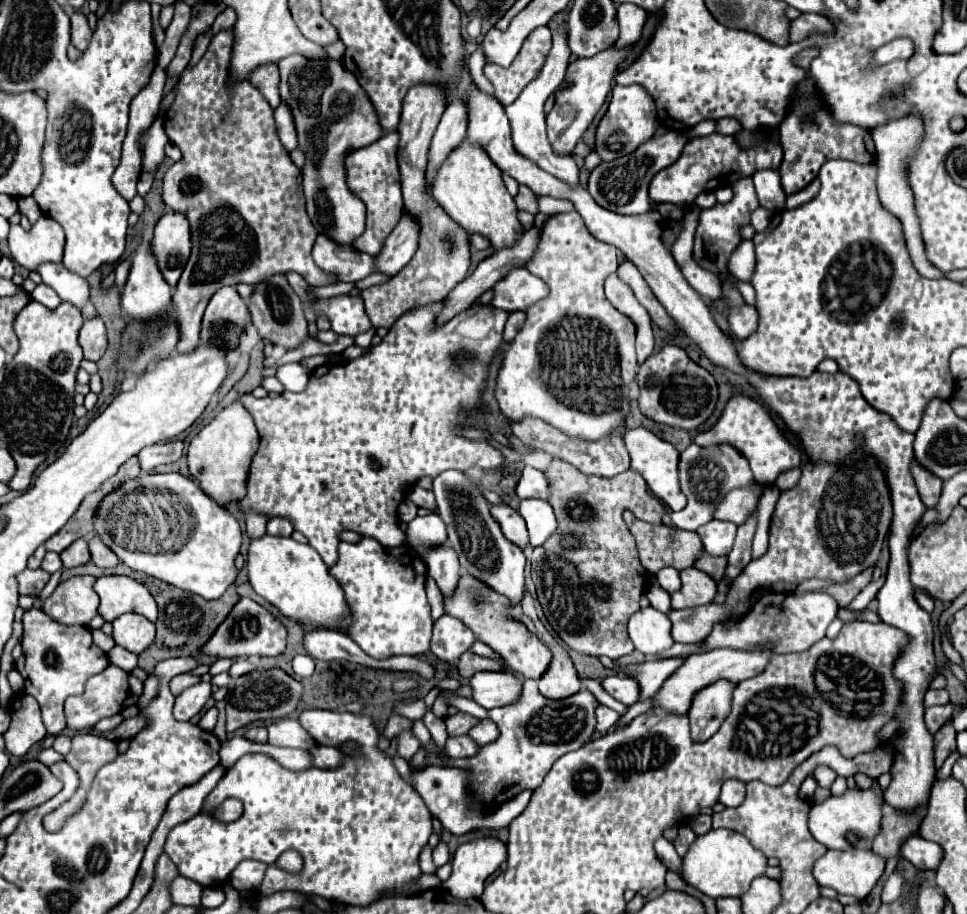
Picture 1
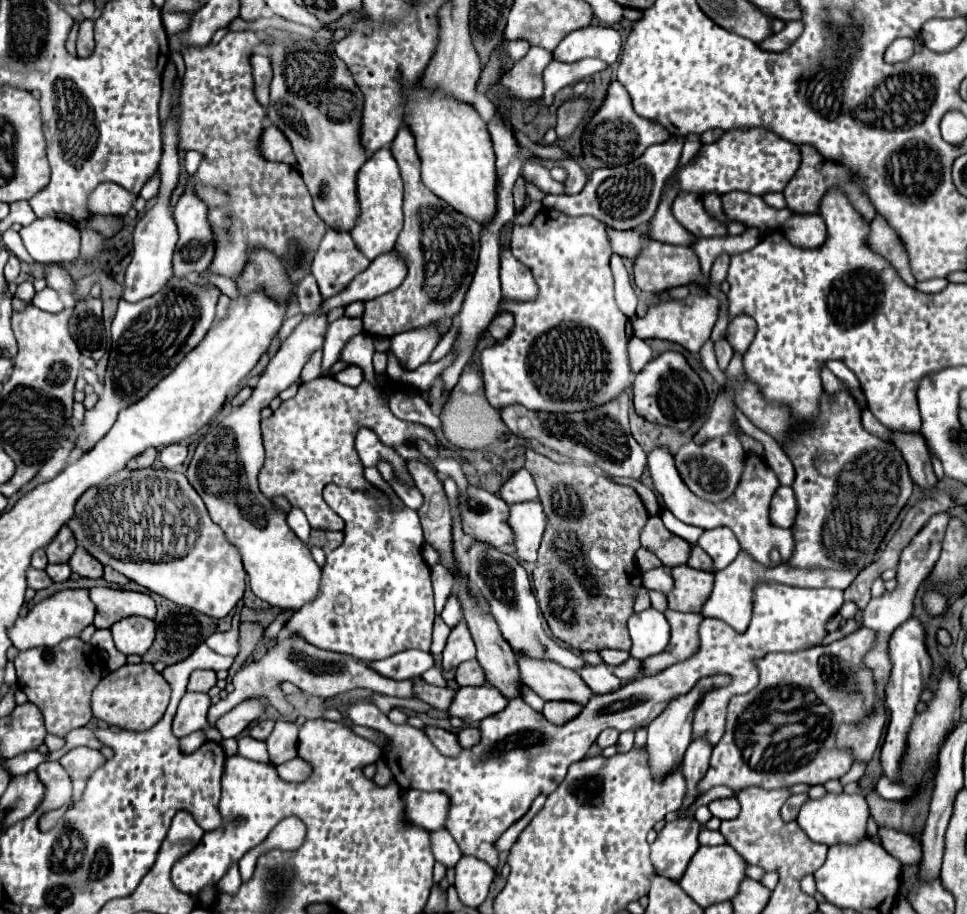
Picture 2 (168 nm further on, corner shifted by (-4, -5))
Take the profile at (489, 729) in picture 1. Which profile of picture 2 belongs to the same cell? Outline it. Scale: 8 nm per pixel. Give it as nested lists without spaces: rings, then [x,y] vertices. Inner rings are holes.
[[[463,728],[457,732],[457,740],[459,740],[459,746],[471,748],[479,742],[479,730],[477,728]]]

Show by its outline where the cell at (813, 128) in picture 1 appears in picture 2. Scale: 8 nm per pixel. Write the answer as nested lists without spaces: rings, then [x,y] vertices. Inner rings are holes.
[[[799,146],[799,148],[801,148],[801,152],[803,152],[803,154],[801,154],[801,166],[799,166],[799,170],[795,172],[795,176],[791,178],[791,182],[787,184],[787,188],[785,188],[785,192],[783,192],[783,196],[785,196],[785,200],[787,200],[787,208],[791,208],[791,212],[795,212],[795,214],[817,214],[825,192],[827,192],[829,188],[833,188],[833,186],[839,186],[845,194],[853,194],[853,198],[849,198],[849,202],[851,202],[851,206],[853,206],[867,222],[871,222],[871,220],[875,218],[875,214],[877,214],[875,208],[871,206],[871,202],[869,202],[867,196],[863,194],[859,182],[853,180],[853,176],[849,174],[849,170],[845,170],[845,168],[839,166],[839,164],[833,164],[833,162],[823,160],[821,154],[815,152],[815,148],[811,148],[811,146]]]

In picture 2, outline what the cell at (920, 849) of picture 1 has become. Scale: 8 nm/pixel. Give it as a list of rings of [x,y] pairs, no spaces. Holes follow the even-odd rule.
[[[879,828],[879,840],[885,852],[903,864],[917,864],[921,860],[921,844],[905,832],[899,832],[895,828]]]

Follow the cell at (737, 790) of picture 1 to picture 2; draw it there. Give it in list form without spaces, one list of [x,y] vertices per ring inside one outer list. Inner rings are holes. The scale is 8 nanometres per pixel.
[[[737,798],[715,800],[715,802],[709,804],[709,810],[719,820],[731,820],[731,818],[739,816],[739,802],[737,802]]]

